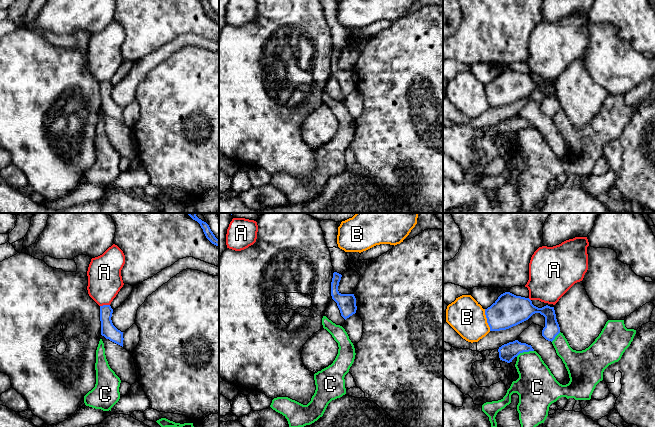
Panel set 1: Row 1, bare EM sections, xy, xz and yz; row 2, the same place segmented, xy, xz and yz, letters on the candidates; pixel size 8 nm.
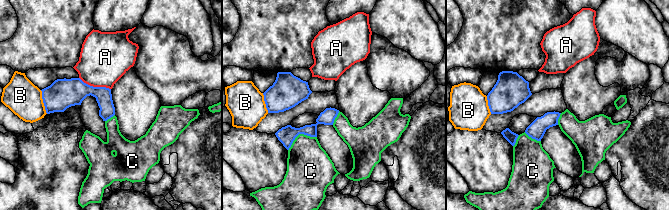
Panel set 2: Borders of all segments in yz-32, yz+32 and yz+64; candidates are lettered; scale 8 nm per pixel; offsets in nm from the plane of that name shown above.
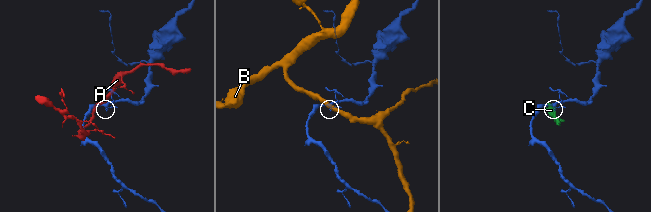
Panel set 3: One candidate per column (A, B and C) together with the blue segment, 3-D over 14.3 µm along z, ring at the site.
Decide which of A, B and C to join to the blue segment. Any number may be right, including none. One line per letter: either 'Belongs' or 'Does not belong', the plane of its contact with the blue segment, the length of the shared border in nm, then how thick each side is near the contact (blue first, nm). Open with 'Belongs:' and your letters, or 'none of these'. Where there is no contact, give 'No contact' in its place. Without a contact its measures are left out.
Belongs: none of these
A: Does not belong. Touches blue in xy. Shared border 80 nm. Thickness 120 nm (blue) against 280 nm
B: Does not belong. Touches blue in yz. Shared border 180 nm. Thickness 260 nm (blue) against 280 nm
C: Does not belong. Touches blue in yz. Shared border 150 nm. Thickness 140 nm (blue) against 280 nm

